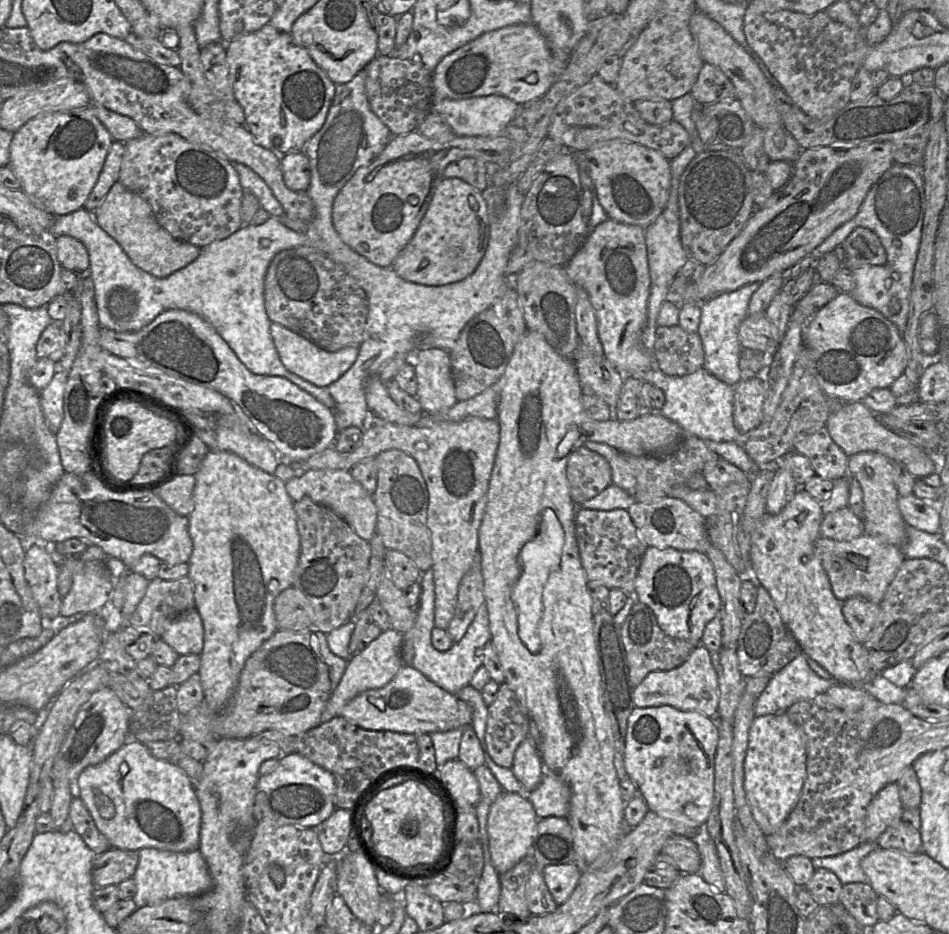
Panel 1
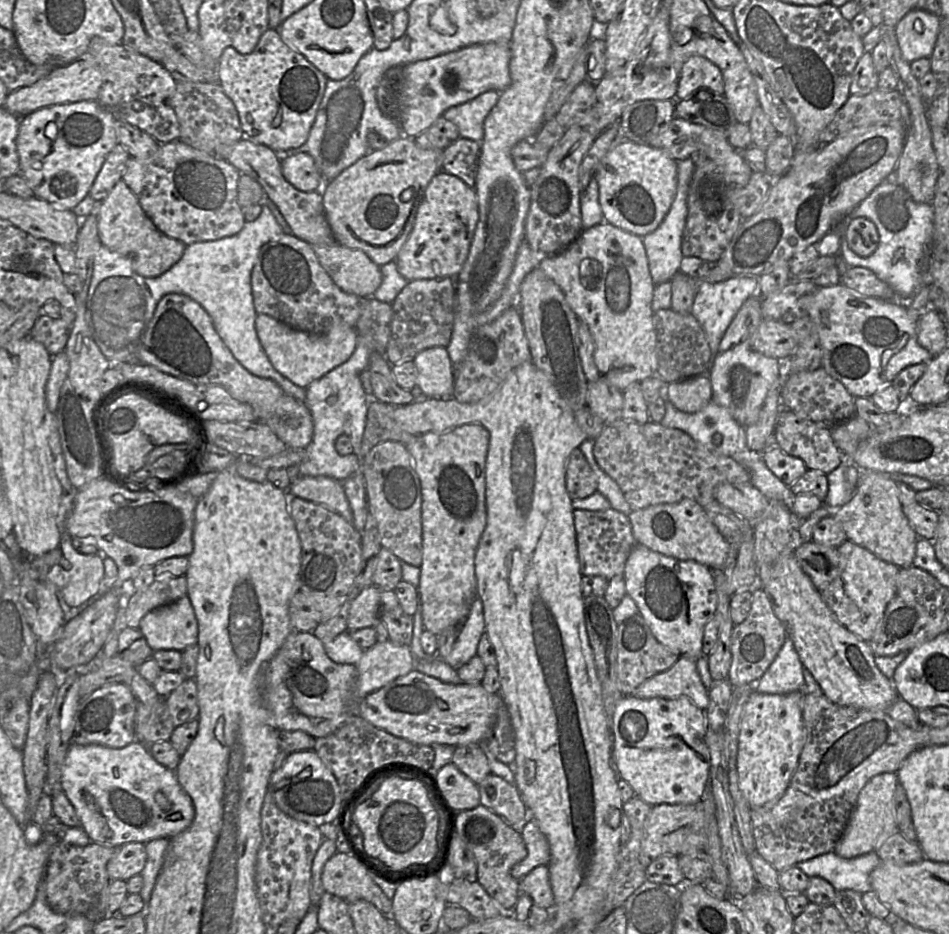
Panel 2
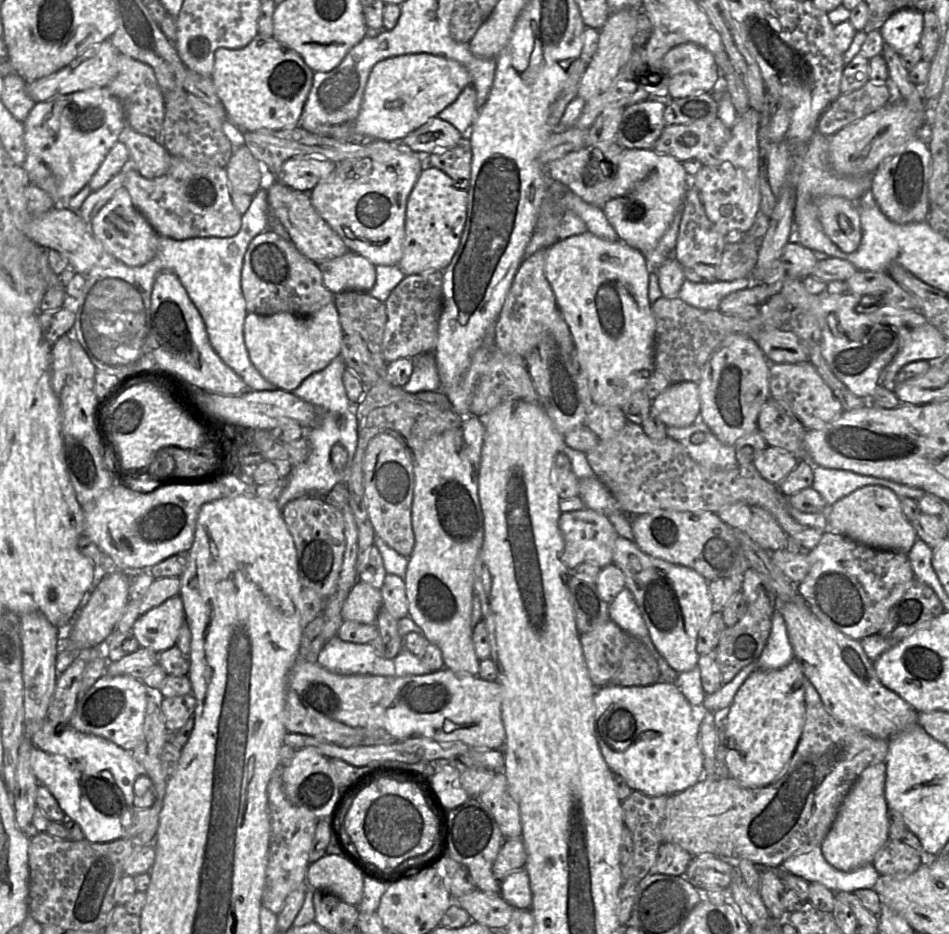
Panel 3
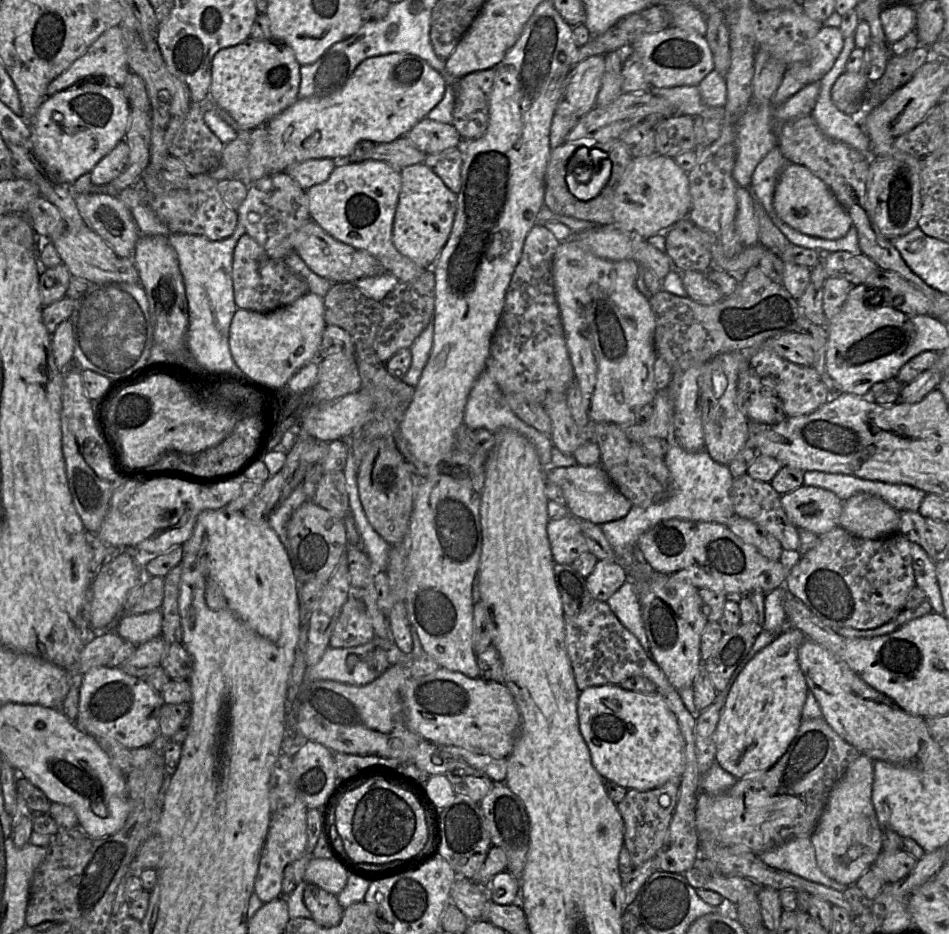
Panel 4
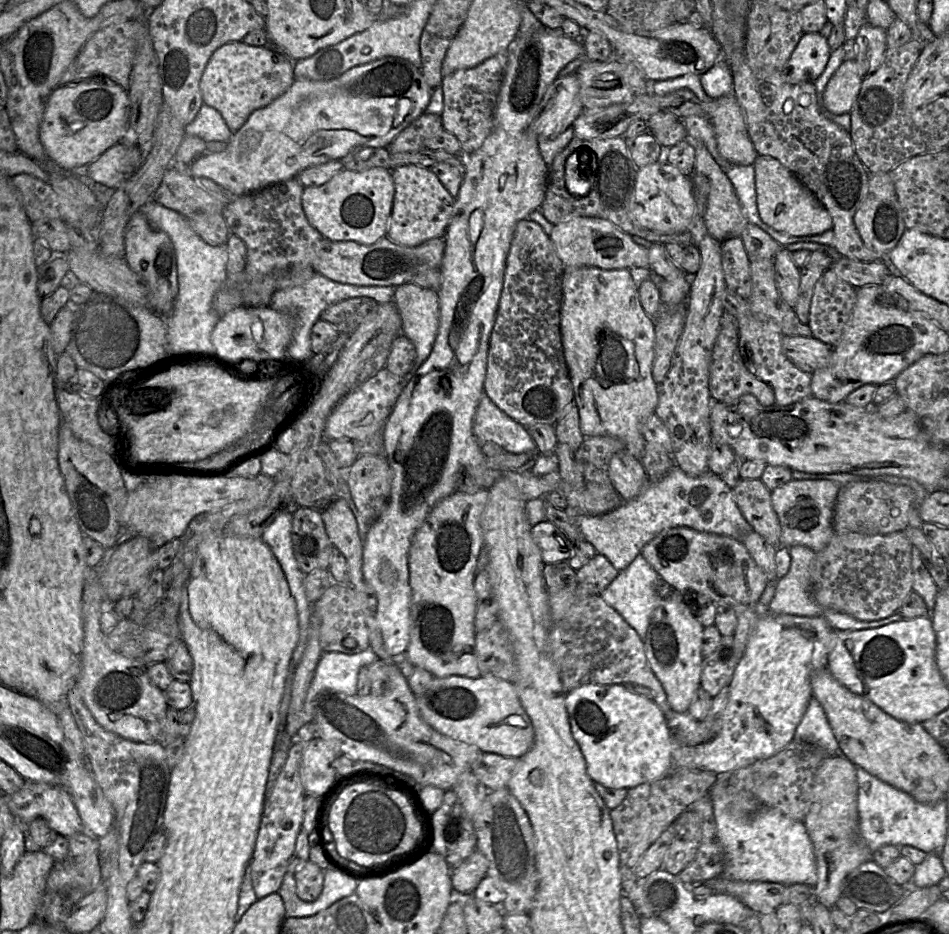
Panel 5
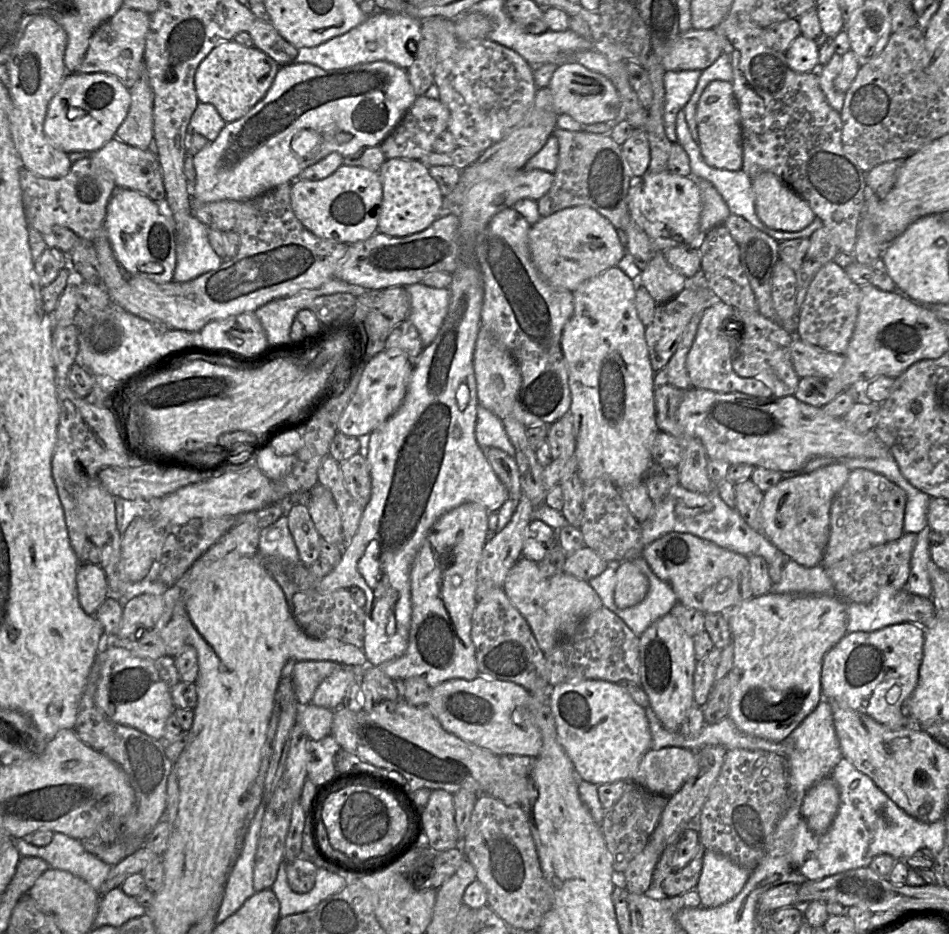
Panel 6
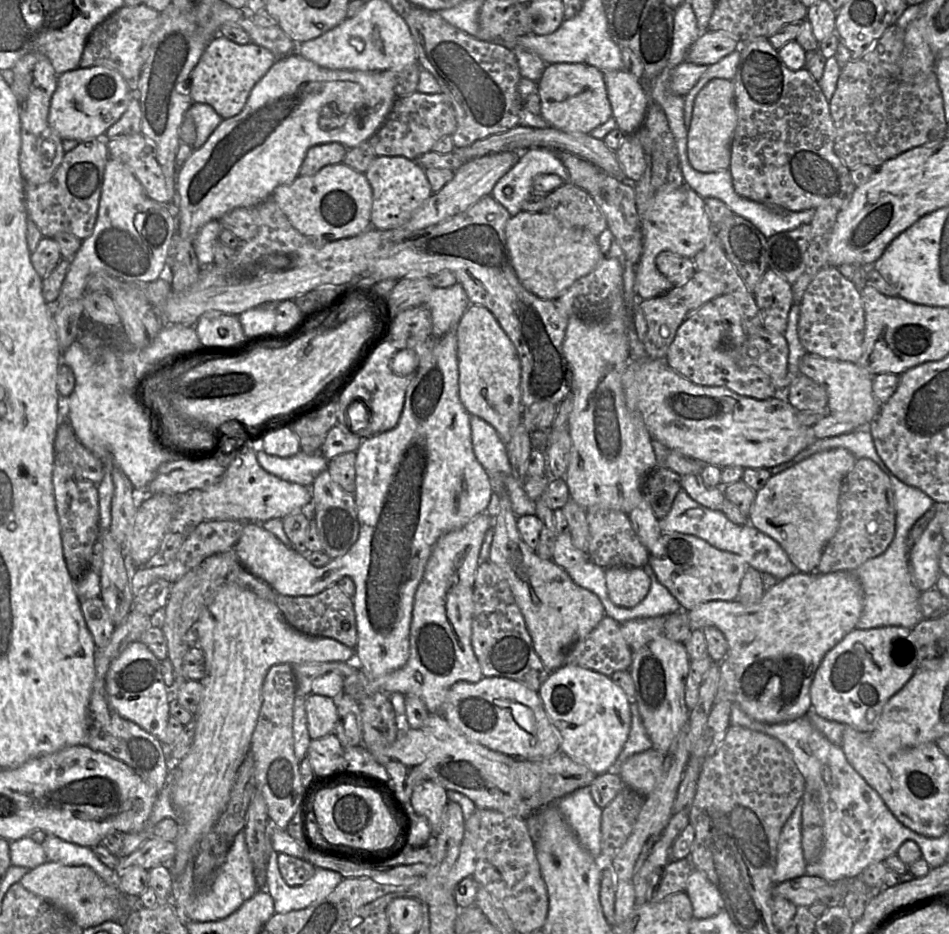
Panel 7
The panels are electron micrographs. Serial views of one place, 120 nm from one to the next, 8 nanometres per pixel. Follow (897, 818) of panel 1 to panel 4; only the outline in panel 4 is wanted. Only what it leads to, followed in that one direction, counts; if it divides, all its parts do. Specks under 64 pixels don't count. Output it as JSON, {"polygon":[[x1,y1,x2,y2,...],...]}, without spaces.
{"polygon":[[860,755,848,766,830,791,826,806,810,836,820,870,847,886,855,885,882,851,884,831,878,823,872,803,873,765,872,759]]}

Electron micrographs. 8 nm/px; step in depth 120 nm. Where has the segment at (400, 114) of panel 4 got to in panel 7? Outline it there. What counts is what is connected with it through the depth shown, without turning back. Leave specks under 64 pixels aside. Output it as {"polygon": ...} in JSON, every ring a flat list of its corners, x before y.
{"polygon":[[291,53,276,59,250,92,241,112,232,118,223,119,206,143,201,148,194,149,186,162,178,169,176,183,177,204,175,208,178,233,182,238,190,240,193,245,194,239,206,223,219,220,224,214,235,208,251,208,268,199,276,187,291,184,299,176,299,170,305,155,308,149,313,146,338,142,347,149,351,149,367,142,382,126,396,99,390,80,385,79,380,72,329,70,318,66,297,53]]}

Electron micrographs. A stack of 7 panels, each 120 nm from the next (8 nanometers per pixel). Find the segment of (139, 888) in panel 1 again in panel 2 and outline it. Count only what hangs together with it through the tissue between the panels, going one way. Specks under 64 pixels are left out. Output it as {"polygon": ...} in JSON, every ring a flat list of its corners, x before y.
{"polygon":[[156,838,145,843,147,861,143,871,140,873,143,878,143,887,139,892,145,904,148,904,151,899,157,877,164,863,169,840,167,838]]}

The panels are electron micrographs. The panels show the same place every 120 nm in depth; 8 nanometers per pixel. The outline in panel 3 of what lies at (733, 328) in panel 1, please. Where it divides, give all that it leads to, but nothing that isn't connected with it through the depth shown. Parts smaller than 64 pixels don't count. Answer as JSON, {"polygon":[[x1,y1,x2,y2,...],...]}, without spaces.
{"polygon":[[749,277,713,283,696,283,685,279,678,298,698,309,719,310,720,302,724,297,749,288,752,284,753,281]]}

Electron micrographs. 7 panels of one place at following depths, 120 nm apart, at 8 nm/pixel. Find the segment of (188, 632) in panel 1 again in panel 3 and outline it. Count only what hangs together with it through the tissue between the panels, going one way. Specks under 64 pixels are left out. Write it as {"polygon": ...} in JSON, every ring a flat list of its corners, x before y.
{"polygon":[[177,595,141,615,135,621,131,632,140,647,161,653,176,646,184,622,183,602]]}

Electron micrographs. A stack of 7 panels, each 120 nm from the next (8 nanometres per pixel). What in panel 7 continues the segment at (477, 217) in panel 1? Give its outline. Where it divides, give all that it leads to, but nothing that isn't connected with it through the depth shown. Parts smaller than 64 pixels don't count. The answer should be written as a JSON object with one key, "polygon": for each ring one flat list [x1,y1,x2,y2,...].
{"polygon":[[376,156,365,176,372,189,371,226,378,230,403,225,433,193,425,169,416,161,404,157]]}

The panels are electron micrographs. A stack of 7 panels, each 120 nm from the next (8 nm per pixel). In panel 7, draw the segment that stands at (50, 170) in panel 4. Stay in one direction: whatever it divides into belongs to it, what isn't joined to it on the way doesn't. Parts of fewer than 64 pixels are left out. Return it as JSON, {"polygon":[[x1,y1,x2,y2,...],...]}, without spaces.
{"polygon":[[94,66,76,68,57,77,57,86,51,97,48,123,62,139,78,142,104,138,107,129,126,111,133,92,116,70]]}

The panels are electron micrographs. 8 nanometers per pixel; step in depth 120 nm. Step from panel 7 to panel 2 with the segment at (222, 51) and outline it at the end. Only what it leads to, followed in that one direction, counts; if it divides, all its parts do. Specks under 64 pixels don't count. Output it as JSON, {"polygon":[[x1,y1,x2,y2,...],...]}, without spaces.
{"polygon":[[269,27,250,53,241,54,233,47,226,47,216,71,216,82,232,100,244,136,268,146,280,159,285,154,304,149,327,80,302,54,282,40,278,29]]}

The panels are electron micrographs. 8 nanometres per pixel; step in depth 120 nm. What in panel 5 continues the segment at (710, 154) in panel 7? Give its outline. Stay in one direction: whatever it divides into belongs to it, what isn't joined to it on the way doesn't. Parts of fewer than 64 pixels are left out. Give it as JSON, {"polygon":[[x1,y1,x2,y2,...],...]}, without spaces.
{"polygon":[[734,94,707,104,720,155,734,165,752,165,759,156,749,137,745,116]]}

